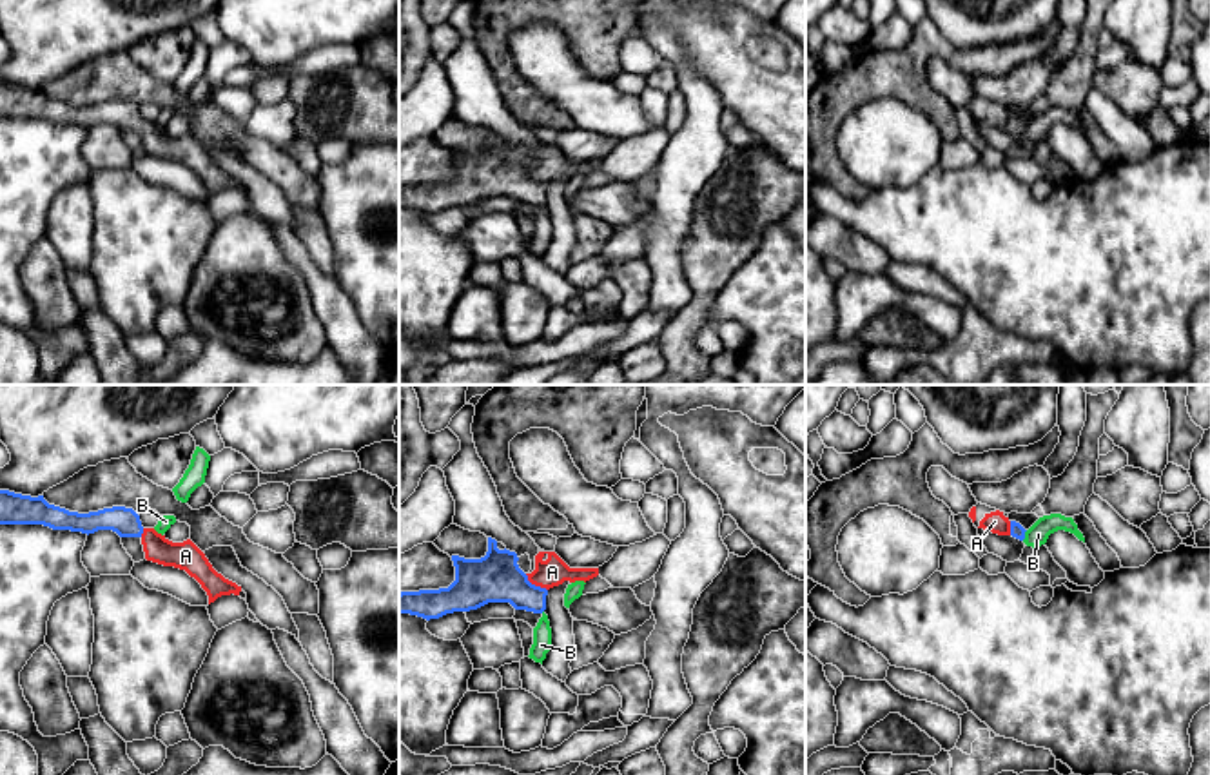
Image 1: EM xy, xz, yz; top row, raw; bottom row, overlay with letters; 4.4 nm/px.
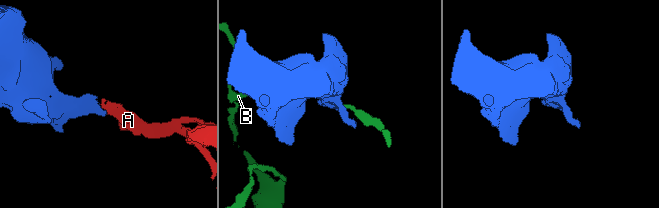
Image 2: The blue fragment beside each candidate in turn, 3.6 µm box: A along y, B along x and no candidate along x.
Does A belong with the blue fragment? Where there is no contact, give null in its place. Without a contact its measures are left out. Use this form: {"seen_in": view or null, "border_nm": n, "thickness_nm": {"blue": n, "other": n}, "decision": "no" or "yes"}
{"seen_in": "xz", "border_nm": 130, "thickness_nm": {"blue": 220, "other": 130}, "decision": "yes"}

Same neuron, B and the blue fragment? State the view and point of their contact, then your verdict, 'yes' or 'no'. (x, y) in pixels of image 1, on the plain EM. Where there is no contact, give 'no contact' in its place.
yz (1024, 129) | no

